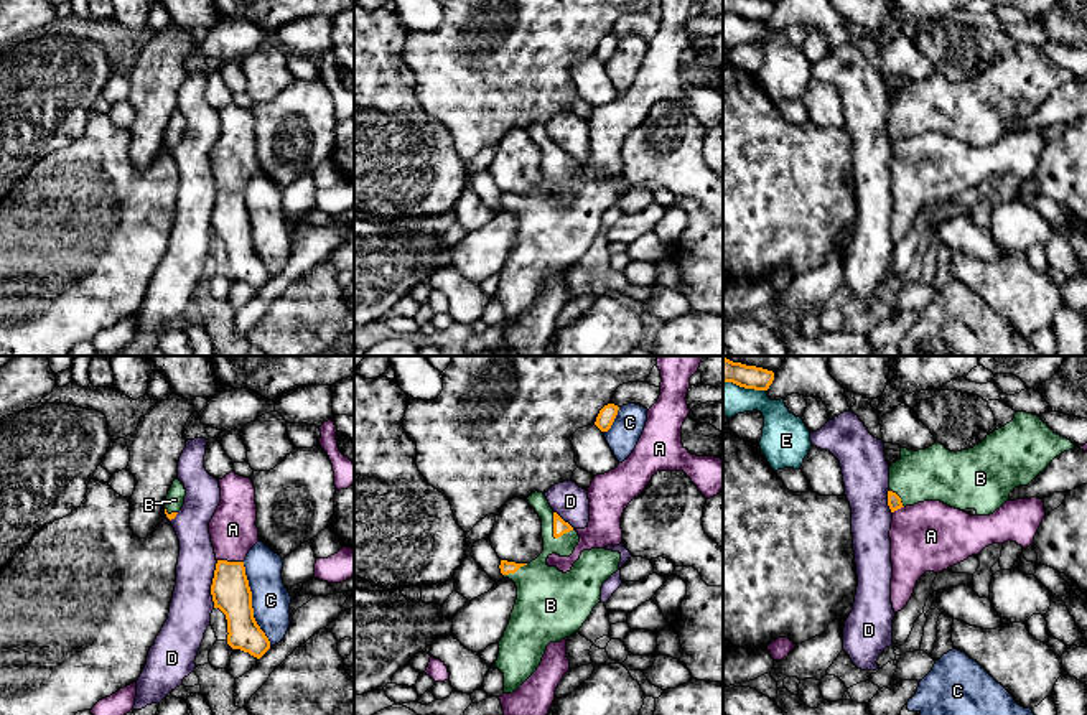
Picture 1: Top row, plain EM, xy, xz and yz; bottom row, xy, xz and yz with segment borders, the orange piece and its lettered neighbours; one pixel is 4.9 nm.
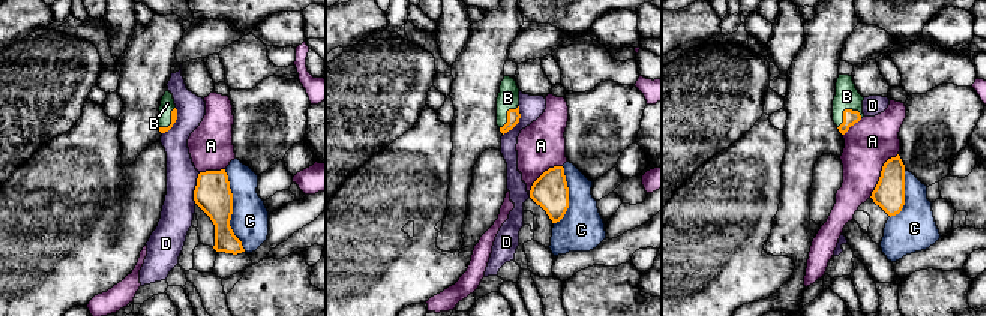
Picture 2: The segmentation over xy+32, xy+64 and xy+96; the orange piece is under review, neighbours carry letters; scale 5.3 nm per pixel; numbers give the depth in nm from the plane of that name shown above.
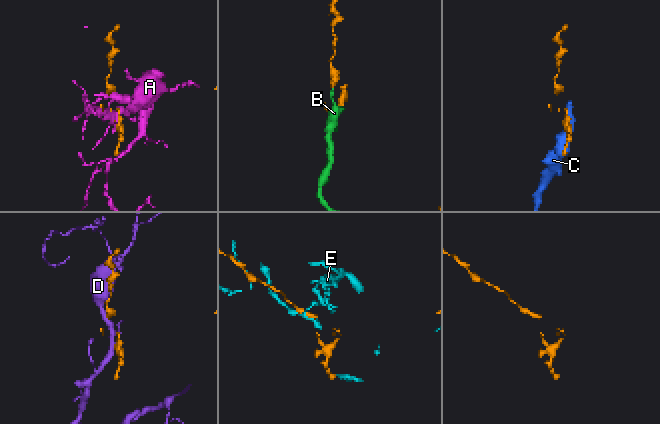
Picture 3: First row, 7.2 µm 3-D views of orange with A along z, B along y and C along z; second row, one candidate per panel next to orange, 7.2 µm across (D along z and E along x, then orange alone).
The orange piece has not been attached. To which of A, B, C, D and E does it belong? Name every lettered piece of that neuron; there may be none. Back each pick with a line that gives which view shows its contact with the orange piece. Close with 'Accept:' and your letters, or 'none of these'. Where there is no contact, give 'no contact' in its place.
B: xz
Accept: B

